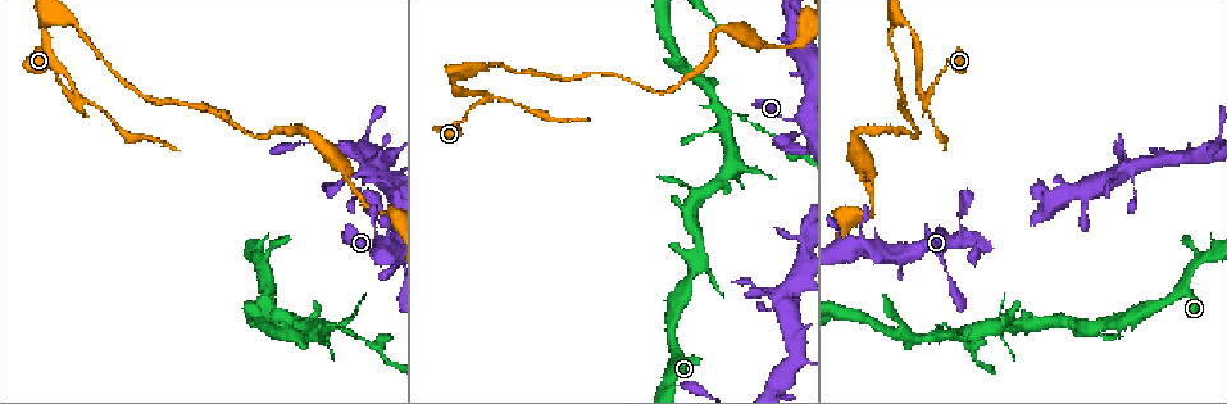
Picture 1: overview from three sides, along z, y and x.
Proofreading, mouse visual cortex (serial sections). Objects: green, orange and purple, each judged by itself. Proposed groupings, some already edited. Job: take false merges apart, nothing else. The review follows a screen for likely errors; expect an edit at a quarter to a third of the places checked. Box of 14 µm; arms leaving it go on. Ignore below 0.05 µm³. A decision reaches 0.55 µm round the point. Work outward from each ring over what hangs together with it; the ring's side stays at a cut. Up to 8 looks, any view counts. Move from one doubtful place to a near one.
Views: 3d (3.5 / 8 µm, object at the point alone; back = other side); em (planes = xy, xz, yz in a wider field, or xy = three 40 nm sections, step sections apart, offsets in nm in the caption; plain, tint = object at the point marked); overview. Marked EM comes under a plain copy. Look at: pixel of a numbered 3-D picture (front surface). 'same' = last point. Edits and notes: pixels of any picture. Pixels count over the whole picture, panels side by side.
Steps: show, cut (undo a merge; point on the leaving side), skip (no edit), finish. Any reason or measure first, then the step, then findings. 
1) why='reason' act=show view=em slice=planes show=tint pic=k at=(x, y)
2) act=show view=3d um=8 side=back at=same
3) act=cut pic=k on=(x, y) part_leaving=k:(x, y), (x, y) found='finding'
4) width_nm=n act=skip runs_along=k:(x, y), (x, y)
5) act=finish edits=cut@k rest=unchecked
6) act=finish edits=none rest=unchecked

why='calibre changes' act=show view=3d um=8 pic=1 at=(802, 120)

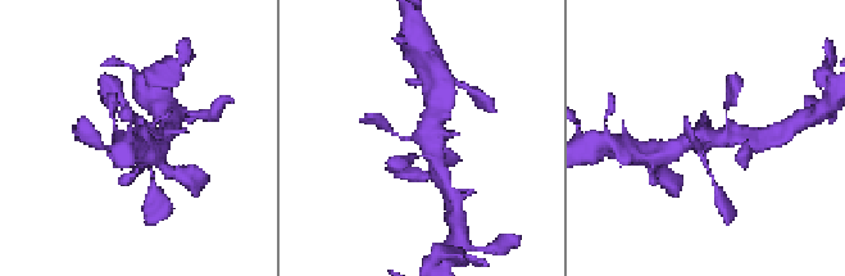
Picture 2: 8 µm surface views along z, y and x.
arms=4 arm_widths_nm=150,150,350,500 act=show view=em slice=xy step=2 show=tint pic=2 at=(422, 141)

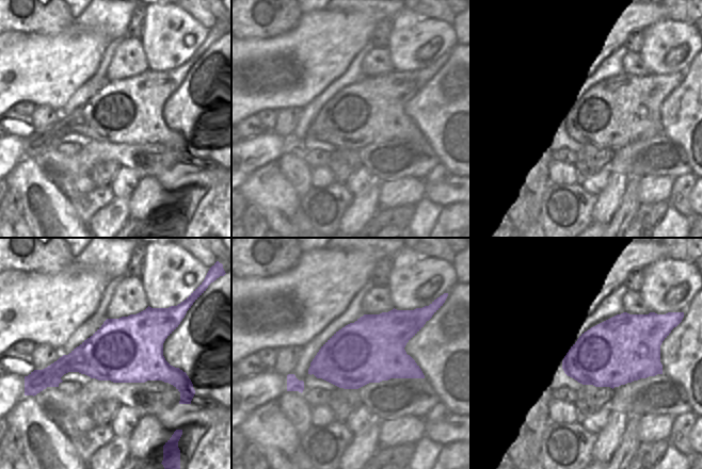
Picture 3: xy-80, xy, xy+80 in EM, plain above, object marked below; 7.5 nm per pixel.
act=skip found='one cell here'

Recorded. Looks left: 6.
why='a fork' act=show view=3d um=3.5 pic=1 at=(922, 95)

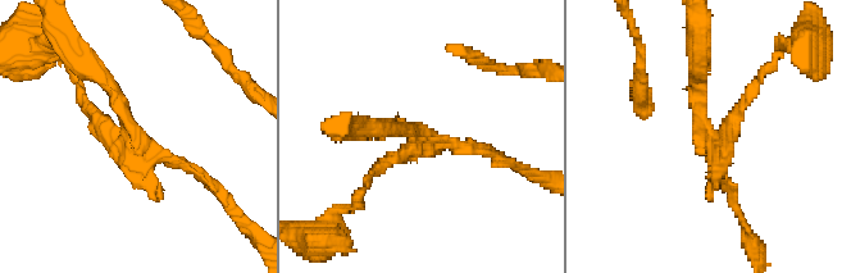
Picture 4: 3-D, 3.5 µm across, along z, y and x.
why='now the EM' act=show view=em slice=xy step=5 show=tint pic=4 at=(717, 148)

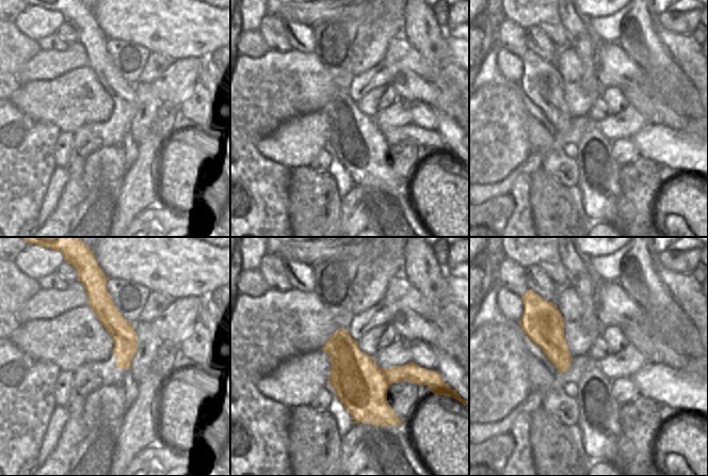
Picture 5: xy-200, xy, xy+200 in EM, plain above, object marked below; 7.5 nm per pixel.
act=cut pic=4 on=(200, 174) found='two cells meet here'

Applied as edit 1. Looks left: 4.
why='abrupt turn' act=show view=3d um=3.5 side=back pic=1 at=(314, 334)

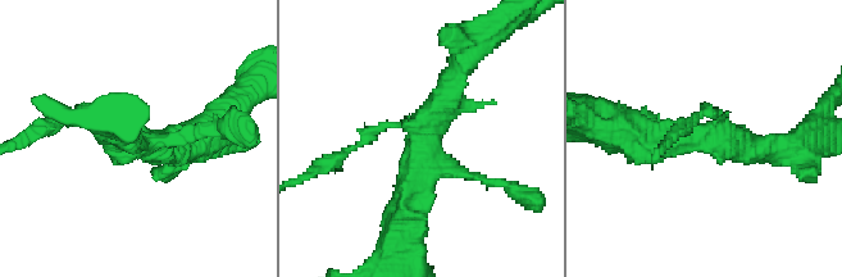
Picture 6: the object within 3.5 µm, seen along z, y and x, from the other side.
act=show view=em slice=xy step=1 show=tint pic=6 at=(708, 142)

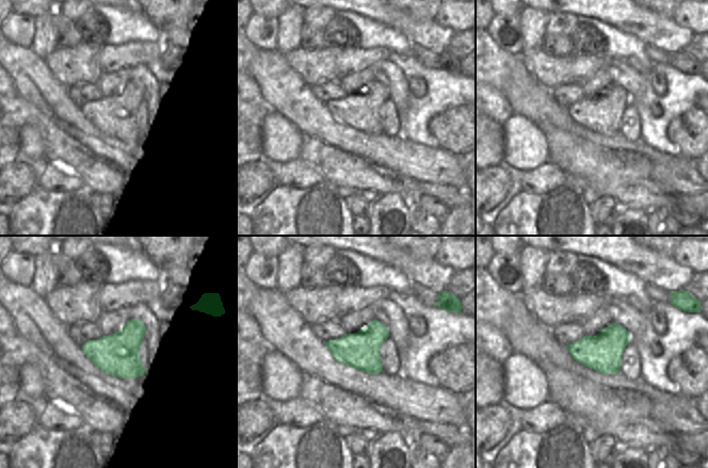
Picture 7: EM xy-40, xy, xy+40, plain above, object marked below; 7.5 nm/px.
act=cut pic=6 on=(696, 116) part_leaving=6:(395, 127), (378, 127), (312, 172) found='two cells meet here'

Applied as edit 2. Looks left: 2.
act=finish edits=cut@4,cut@6 rest=unchecked

